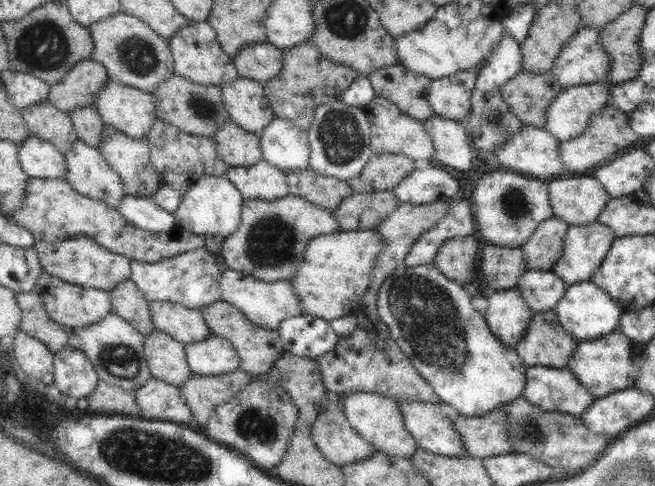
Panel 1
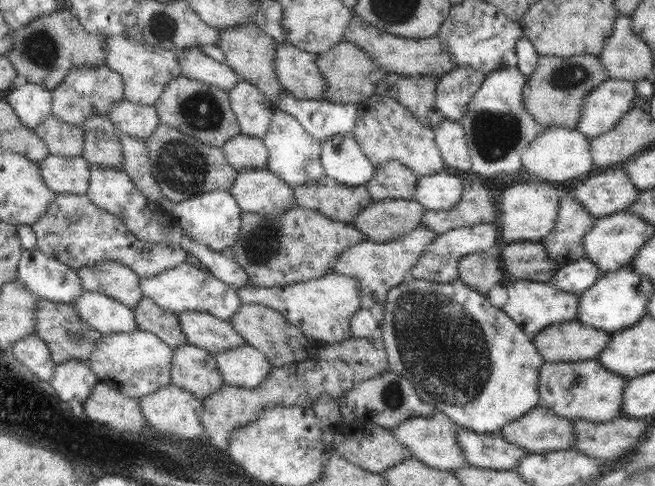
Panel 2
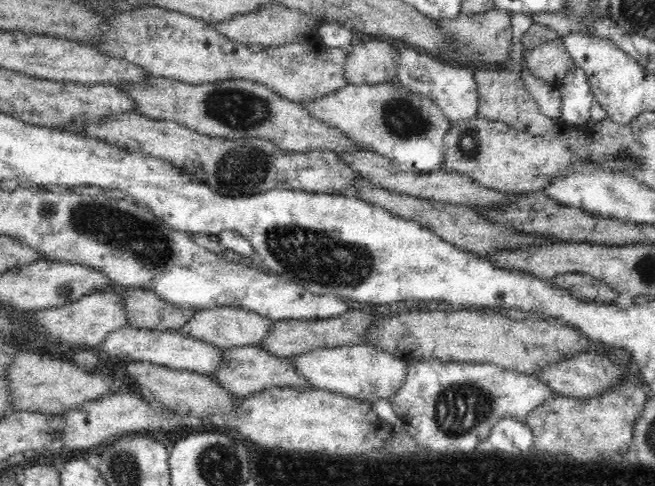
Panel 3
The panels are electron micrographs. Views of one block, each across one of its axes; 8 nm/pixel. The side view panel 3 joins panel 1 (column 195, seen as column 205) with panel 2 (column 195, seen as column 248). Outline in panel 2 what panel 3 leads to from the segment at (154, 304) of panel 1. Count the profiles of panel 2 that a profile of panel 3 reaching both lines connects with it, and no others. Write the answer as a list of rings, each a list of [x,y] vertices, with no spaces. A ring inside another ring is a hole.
[[[188,311],[177,316],[182,332],[186,335],[187,342],[212,354],[238,349],[238,346],[246,343],[245,338],[242,338],[242,335],[232,326],[230,321],[216,318],[213,314]]]

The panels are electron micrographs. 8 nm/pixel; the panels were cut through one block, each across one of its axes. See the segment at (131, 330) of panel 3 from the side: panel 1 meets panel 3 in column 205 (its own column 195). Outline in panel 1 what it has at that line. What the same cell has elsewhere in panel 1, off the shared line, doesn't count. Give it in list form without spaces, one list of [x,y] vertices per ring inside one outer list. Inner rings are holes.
[[[216,335],[185,345],[185,354],[194,375],[218,376],[240,368],[240,356],[232,343]]]

